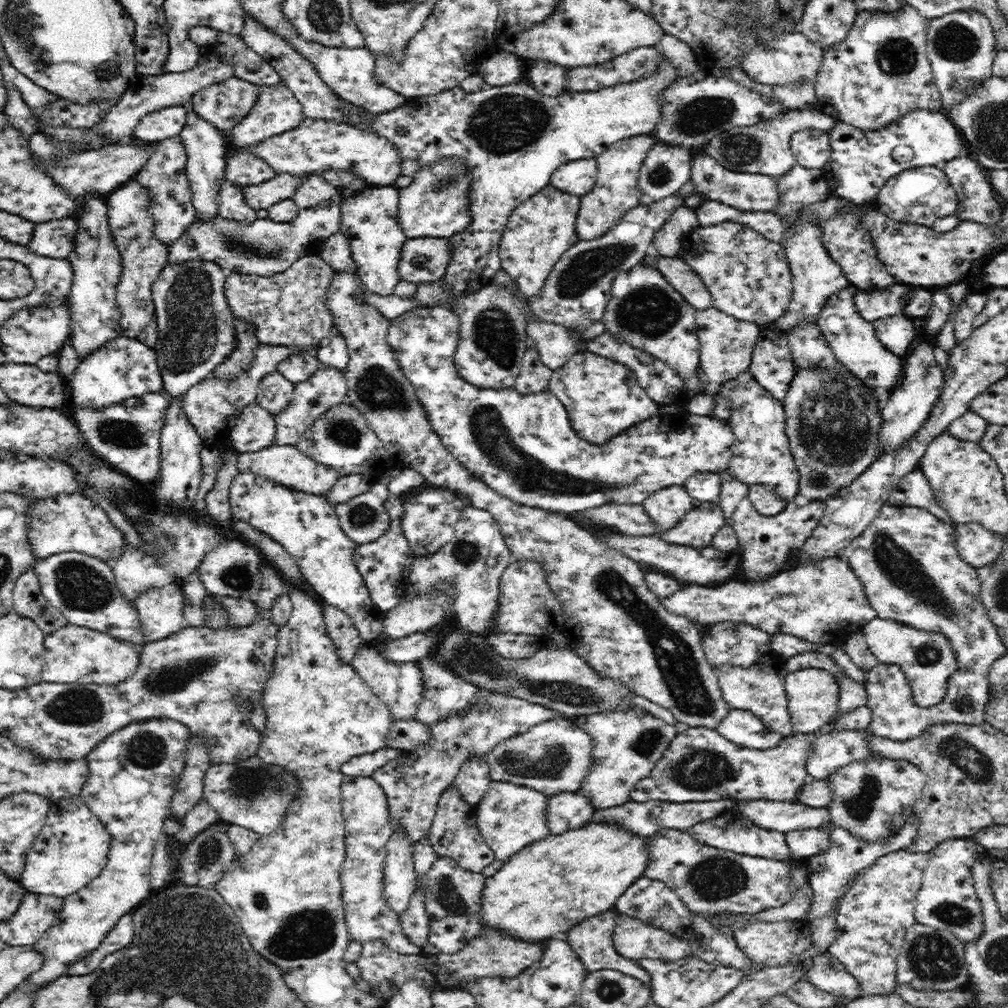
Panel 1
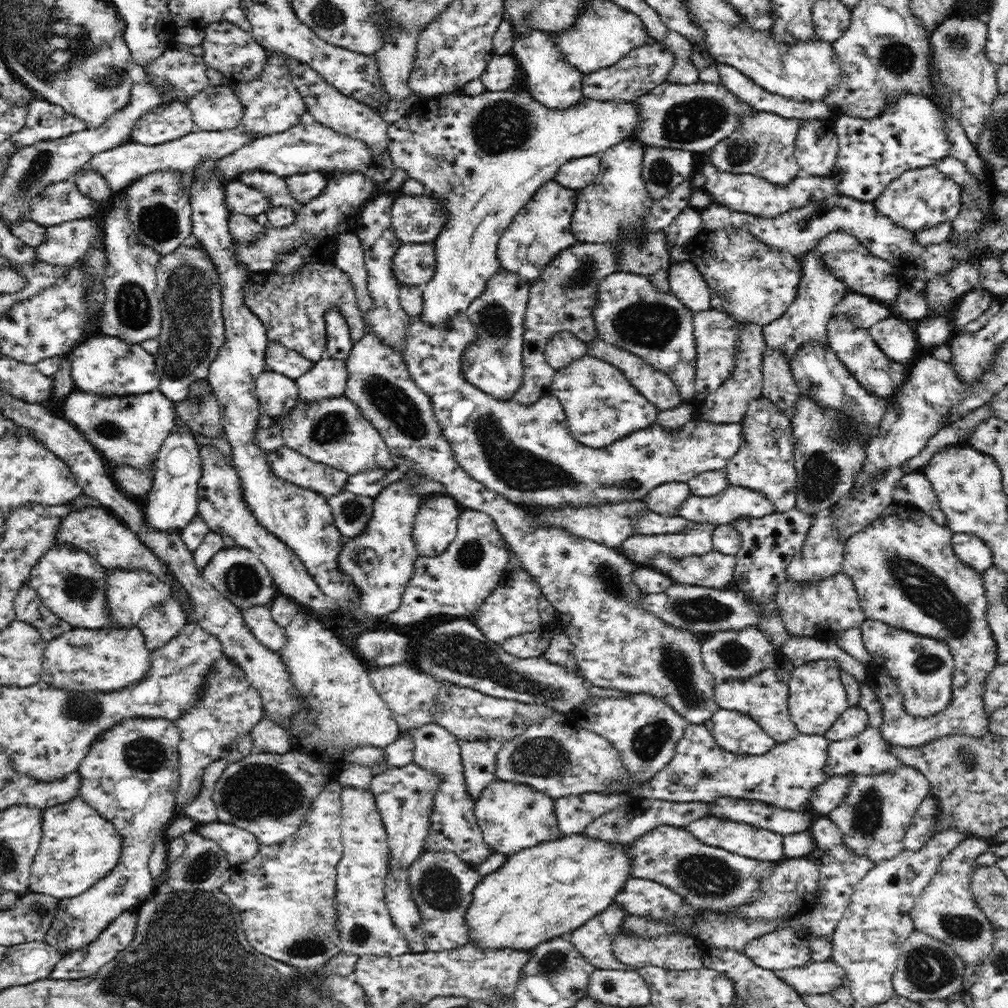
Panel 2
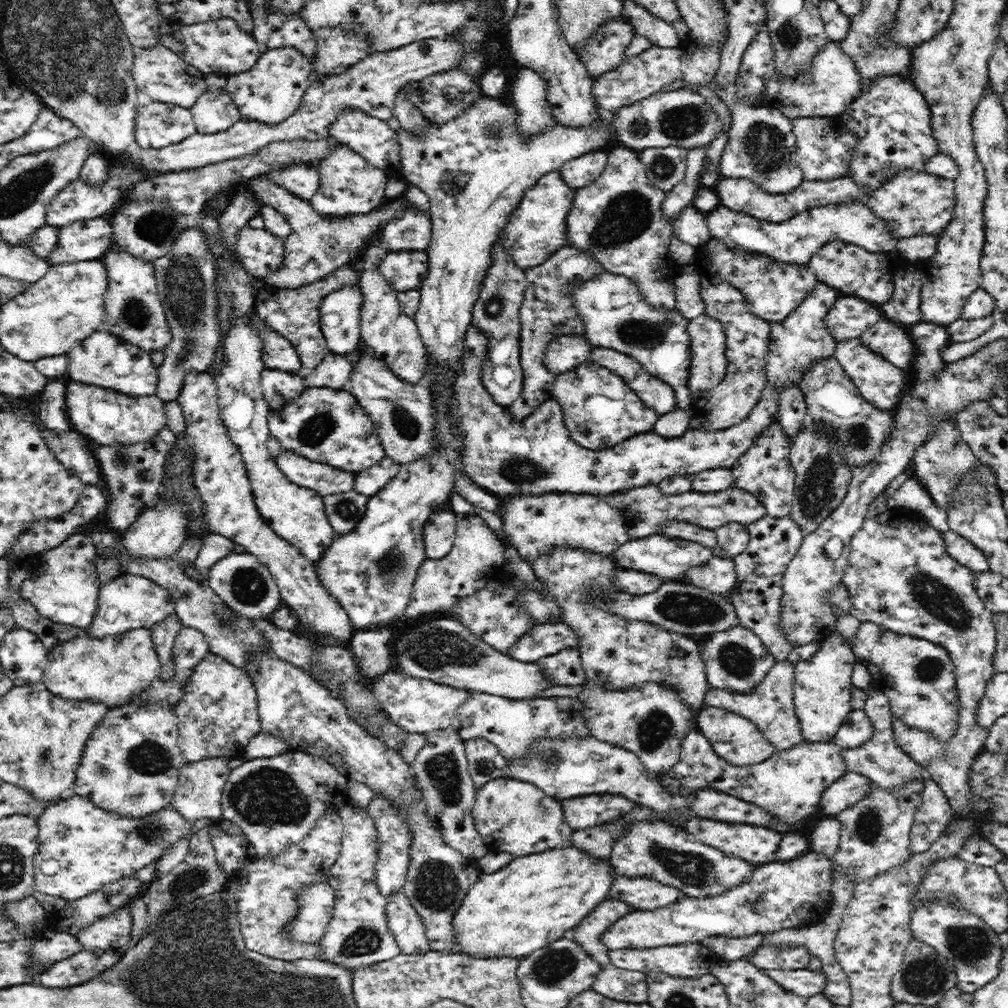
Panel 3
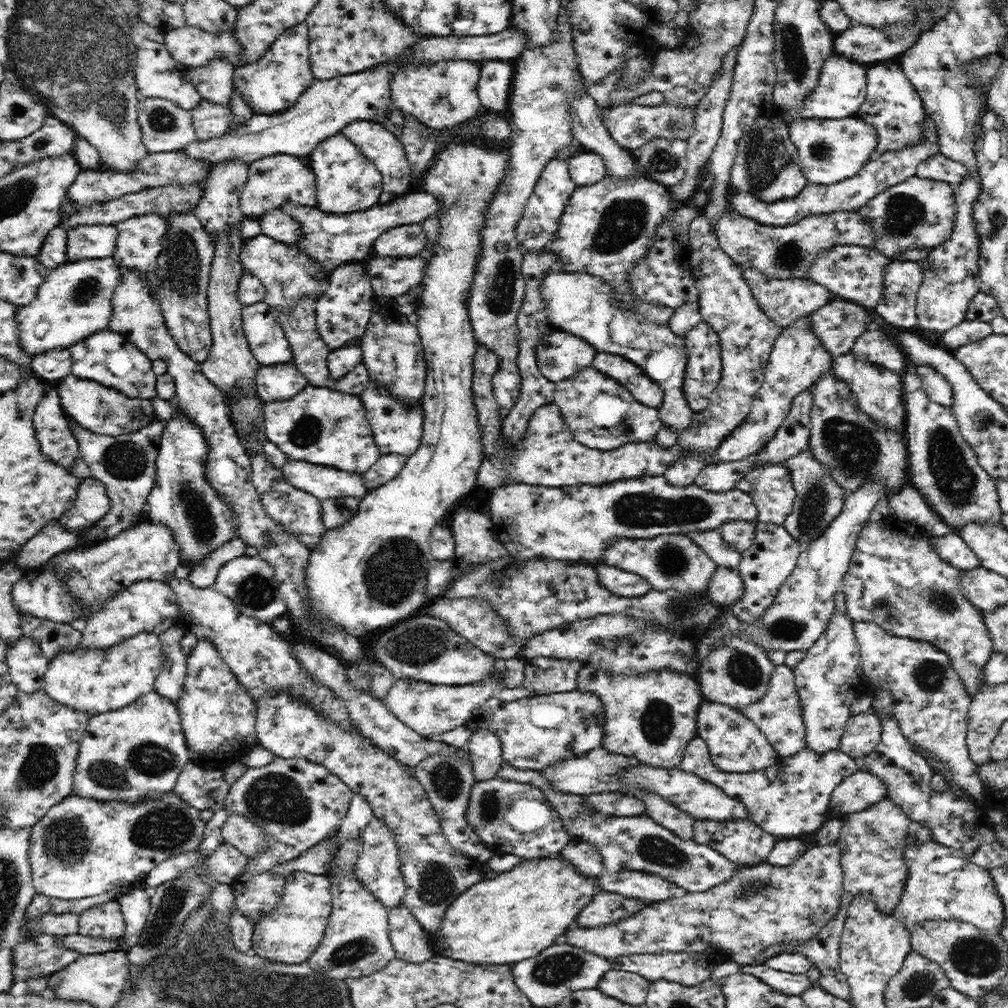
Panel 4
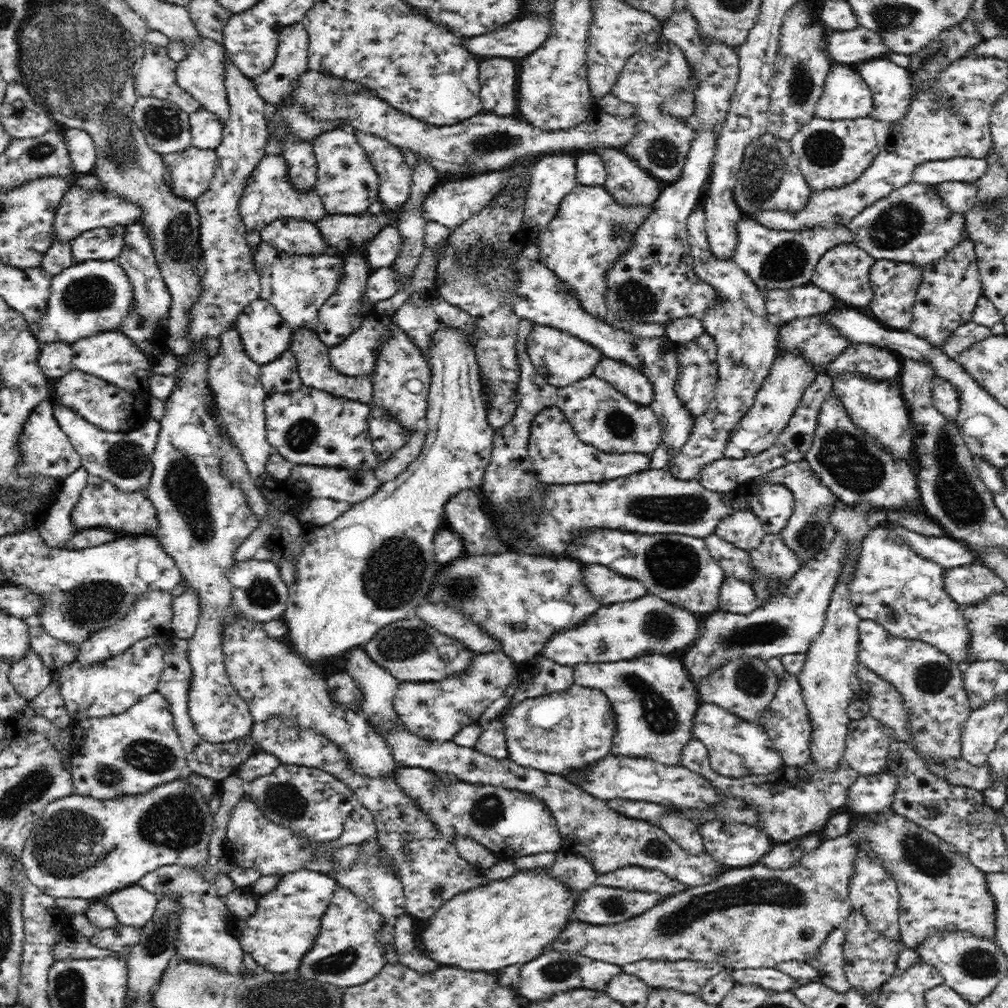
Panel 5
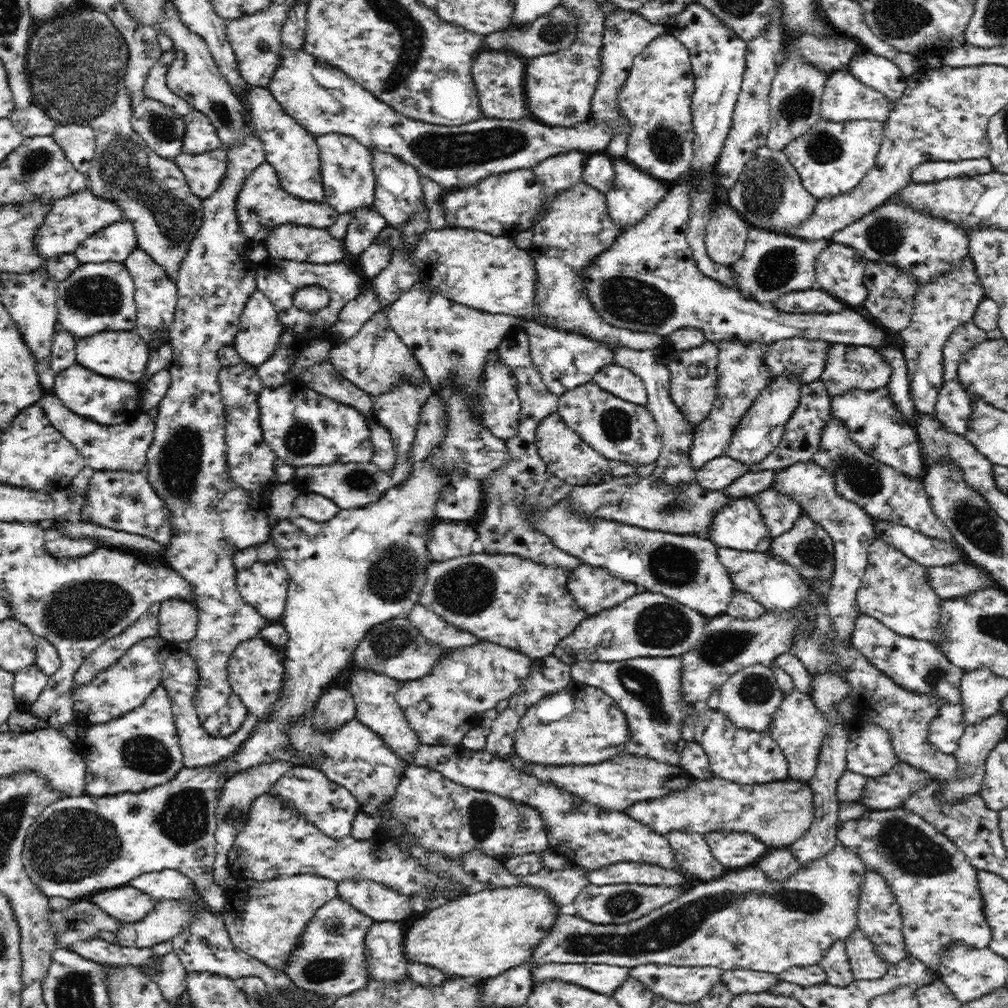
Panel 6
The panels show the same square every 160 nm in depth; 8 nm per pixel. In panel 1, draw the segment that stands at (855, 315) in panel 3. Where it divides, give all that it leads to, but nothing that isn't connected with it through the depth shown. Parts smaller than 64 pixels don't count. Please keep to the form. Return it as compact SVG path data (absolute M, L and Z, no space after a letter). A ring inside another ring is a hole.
M894 282L888 284L886 288L858 289L856 295L858 312L870 321L902 315L908 306L913 288L914 286L910 284Z

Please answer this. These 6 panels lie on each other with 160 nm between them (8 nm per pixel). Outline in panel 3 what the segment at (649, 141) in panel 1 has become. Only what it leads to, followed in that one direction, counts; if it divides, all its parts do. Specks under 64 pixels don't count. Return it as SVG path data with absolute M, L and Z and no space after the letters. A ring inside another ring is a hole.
M616 143L605 150L605 154L606 166L600 176L592 181L590 186L575 191L575 199L567 218L570 245L589 250L607 268L608 272L634 279L650 304L658 308L660 306L674 308L676 299L671 278L676 266L669 255L673 239L672 222L662 219L662 213L660 213L665 194L650 184L646 169L640 162L638 151Z

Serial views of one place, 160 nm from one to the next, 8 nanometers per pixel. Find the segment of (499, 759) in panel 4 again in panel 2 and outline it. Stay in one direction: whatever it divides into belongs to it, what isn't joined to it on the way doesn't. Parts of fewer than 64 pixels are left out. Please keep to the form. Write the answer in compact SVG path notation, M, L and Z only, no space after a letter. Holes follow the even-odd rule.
M466 741L460 746L464 786L475 801L490 782L496 779L494 756L495 752L484 741Z

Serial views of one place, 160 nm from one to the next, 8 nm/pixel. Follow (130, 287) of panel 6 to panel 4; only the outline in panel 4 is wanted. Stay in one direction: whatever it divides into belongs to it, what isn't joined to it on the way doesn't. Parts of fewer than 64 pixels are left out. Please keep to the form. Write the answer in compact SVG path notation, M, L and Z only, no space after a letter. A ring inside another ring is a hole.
M115 258L67 261L50 269L27 304L14 305L14 324L23 354L36 358L54 350L68 350L96 331L107 328L111 314L110 298L118 278Z

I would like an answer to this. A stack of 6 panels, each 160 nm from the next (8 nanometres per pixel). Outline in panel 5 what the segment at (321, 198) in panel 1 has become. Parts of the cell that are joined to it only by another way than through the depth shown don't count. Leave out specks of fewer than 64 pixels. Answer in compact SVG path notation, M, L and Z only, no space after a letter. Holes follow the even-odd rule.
M268 154L258 160L256 168L246 182L244 192L240 198L239 213L249 230L260 231L264 224L268 224L278 216L306 219L310 222L326 215L324 203L314 188L302 190L290 178L290 165L283 154Z

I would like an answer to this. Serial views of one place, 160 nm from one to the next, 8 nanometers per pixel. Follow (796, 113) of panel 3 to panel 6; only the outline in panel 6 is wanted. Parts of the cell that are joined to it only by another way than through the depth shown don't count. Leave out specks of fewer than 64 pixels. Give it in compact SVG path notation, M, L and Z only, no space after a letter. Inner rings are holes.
M847 68L829 72L821 102L820 114L822 118L834 122L868 119L885 123L890 111L891 106L884 96L874 87L867 86L858 80Z

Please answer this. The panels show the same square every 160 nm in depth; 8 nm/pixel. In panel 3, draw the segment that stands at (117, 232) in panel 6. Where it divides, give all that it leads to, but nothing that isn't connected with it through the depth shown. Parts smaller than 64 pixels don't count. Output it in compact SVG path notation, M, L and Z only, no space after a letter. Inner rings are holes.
M109 217L70 222L59 227L54 248L45 258L50 266L100 260L113 238Z

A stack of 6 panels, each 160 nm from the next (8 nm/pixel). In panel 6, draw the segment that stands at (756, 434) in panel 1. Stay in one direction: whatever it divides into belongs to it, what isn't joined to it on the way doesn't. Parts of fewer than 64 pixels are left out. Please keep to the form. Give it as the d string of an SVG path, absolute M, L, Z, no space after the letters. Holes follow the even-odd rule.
M770 488L750 497L762 514L772 538L790 530L794 520L800 514L800 503L778 489Z

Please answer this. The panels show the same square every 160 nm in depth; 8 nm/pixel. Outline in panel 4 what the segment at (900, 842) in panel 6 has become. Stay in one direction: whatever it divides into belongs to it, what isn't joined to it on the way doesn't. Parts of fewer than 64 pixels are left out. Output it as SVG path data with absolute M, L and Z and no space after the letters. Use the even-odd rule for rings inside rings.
M935 841L928 842L920 848L909 845L906 855L909 876L900 903L895 908L898 909L897 915L903 918L904 924L908 928L912 929L916 922L922 922L926 918L961 918L975 924L982 930L1000 934L1006 918L1004 900L990 871L971 862L969 858L956 849L947 848Z

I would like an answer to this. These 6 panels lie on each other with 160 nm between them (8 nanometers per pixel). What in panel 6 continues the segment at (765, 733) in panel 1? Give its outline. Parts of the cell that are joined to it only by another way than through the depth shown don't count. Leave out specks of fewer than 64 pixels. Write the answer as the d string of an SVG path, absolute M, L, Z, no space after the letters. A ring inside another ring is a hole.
M707 707L696 720L693 739L703 746L716 777L742 785L771 783L788 778L788 763L768 730L758 732L736 726L725 712Z

